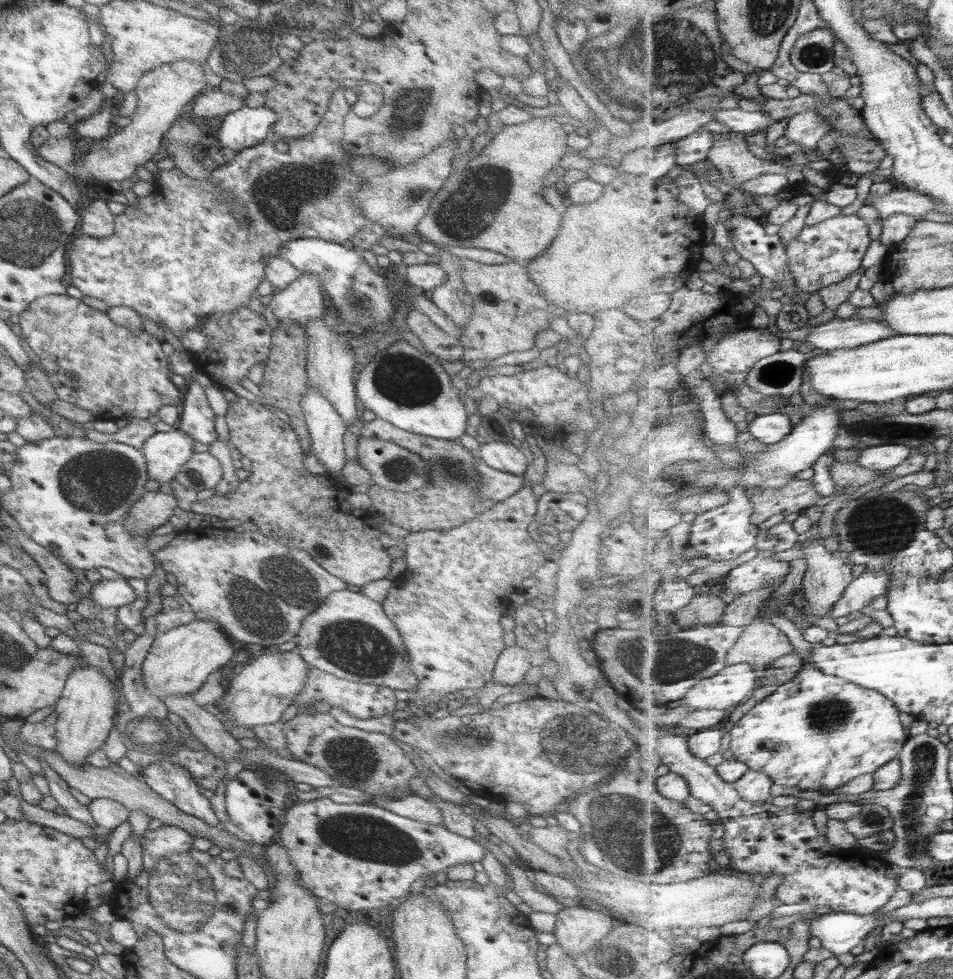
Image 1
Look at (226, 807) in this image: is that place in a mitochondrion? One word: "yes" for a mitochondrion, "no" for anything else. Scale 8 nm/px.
no

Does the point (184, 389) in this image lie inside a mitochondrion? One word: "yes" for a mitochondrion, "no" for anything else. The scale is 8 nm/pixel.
no

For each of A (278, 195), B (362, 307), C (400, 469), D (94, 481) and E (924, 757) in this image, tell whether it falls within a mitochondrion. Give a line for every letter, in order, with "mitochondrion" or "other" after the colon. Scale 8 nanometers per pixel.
A: mitochondrion
B: mitochondrion
C: mitochondrion
D: mitochondrion
E: mitochondrion

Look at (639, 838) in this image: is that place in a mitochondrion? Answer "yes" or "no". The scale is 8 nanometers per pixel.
yes

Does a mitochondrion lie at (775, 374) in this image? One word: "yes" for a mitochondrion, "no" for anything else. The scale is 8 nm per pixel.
yes

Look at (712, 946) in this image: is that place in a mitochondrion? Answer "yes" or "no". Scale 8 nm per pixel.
no

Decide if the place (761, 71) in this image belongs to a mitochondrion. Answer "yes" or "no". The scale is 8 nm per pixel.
no

